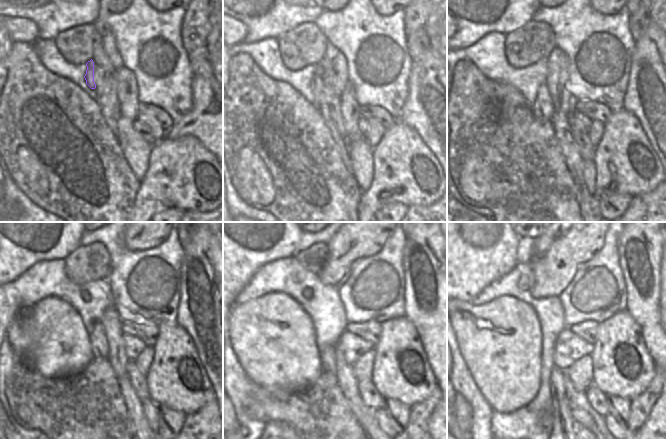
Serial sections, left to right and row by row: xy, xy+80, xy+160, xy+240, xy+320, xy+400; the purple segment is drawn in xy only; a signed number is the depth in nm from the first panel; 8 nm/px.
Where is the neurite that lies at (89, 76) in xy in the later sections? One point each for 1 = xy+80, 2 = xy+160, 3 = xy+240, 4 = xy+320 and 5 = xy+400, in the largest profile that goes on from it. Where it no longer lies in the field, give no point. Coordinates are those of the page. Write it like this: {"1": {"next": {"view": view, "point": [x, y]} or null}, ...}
{"1": {"next": {"view": "xy+80", "point": [316, 85]}}, "2": {"next": {"view": "xy+160", "point": [543, 109]}}, "3": {"next": {"view": "xy+240", "point": [98, 343]}}, "4": {"next": {"view": "xy+320", "point": [327, 360]}}, "5": {"next": {"view": "xy+400", "point": [562, 422]}}}

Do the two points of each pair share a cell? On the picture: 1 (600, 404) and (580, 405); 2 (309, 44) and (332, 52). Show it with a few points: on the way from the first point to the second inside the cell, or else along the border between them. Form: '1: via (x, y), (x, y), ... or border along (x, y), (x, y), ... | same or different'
1: border along (589, 403), (603, 417) | different
2: border along (328, 43), (324, 57), (319, 64) | different

